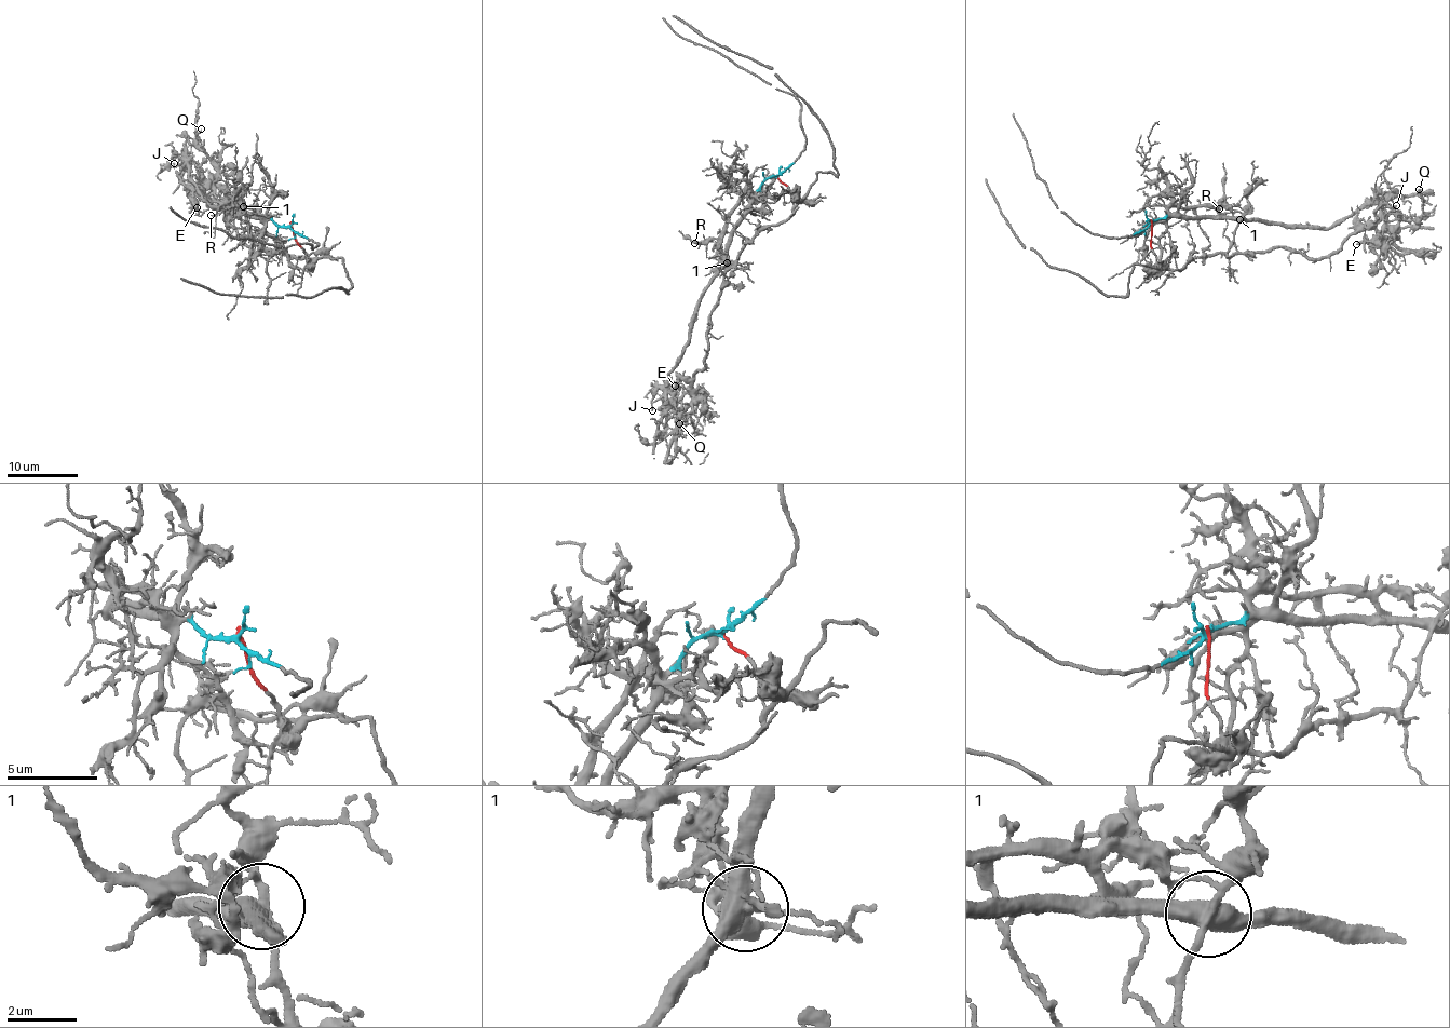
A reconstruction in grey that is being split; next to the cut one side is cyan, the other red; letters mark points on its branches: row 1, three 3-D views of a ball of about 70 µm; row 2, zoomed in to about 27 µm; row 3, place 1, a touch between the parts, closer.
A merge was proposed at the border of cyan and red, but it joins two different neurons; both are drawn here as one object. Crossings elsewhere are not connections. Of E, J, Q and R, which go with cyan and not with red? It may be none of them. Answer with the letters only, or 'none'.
E, J, R

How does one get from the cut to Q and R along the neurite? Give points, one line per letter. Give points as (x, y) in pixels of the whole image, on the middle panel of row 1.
Q: (778, 177), (793, 212), (764, 227), (726, 272), (705, 366), (666, 423), (675, 434), (679, 422)
R: (776, 177), (769, 177), (758, 189), (743, 193), (714, 239), (694, 243)

